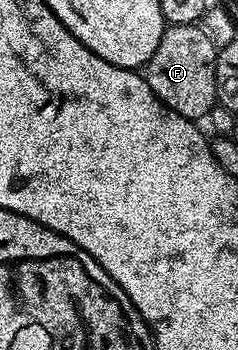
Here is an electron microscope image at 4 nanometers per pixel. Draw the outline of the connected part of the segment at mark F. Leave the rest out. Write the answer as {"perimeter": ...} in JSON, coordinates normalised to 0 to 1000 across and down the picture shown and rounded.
{"perimeter":[[[744,66],[689,86],[643,163],[609,186],[609,223],[643,266],[710,311],[761,323],[761,334],[840,346],[887,314],[908,314],[912,231],[903,163],[912,137],[861,106],[849,74],[815,66]]]}

